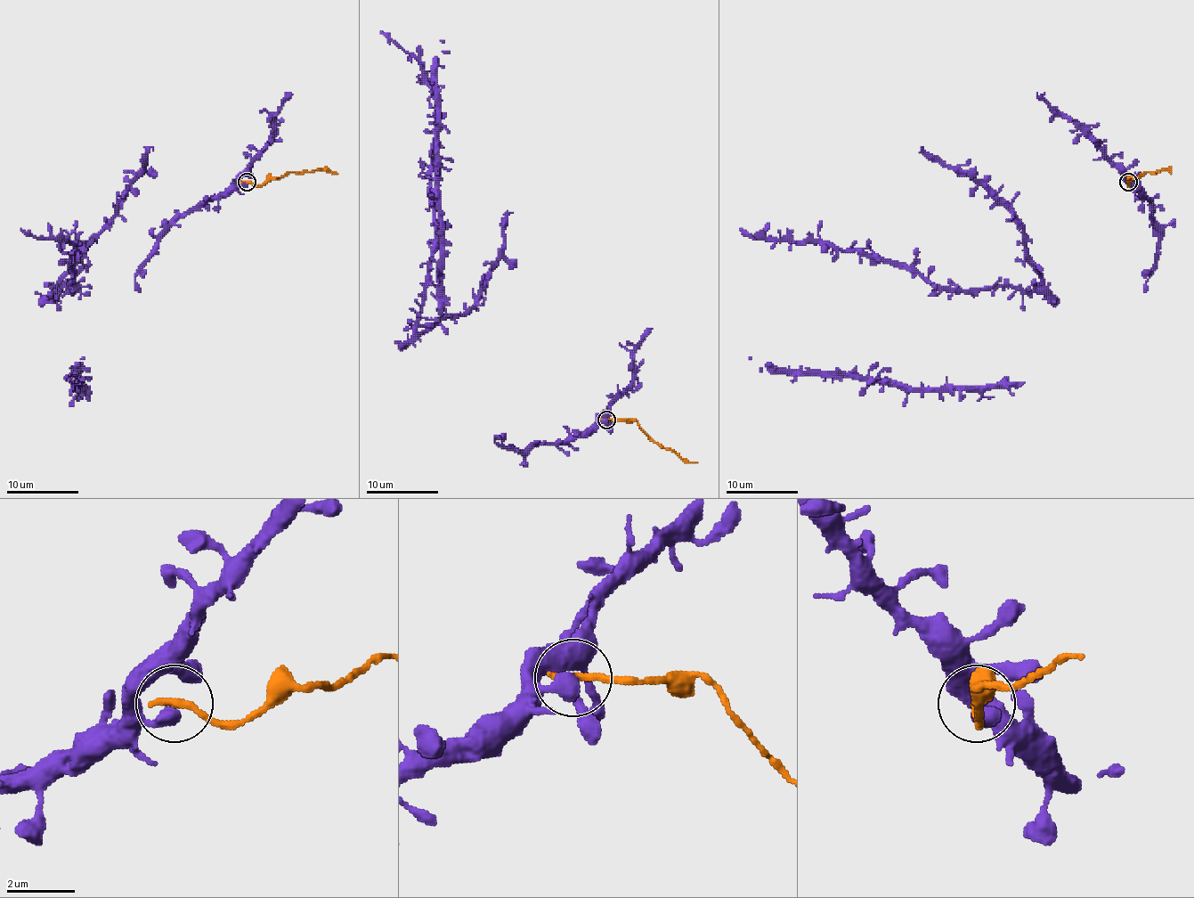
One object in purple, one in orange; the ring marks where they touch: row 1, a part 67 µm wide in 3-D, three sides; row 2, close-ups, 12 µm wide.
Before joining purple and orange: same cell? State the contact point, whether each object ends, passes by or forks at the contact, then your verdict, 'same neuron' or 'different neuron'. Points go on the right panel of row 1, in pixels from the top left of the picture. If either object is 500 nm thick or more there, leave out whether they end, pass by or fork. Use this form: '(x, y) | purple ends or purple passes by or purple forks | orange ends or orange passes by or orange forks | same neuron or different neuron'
(1128, 182) | purple ends | orange ends | different neuron

